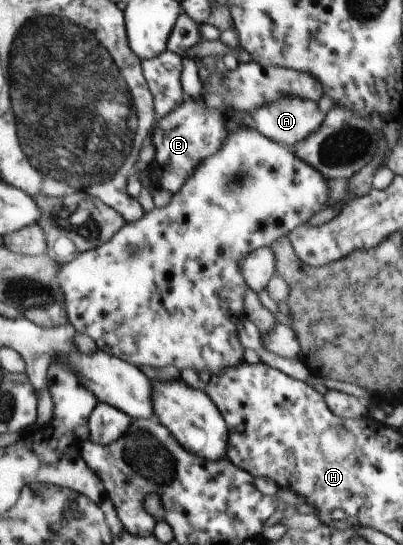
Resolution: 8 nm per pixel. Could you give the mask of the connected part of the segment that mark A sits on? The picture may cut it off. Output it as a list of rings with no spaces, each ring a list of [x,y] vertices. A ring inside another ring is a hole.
[[[291,97],[266,103],[249,115],[260,135],[287,147],[303,141],[324,117],[316,102]]]

